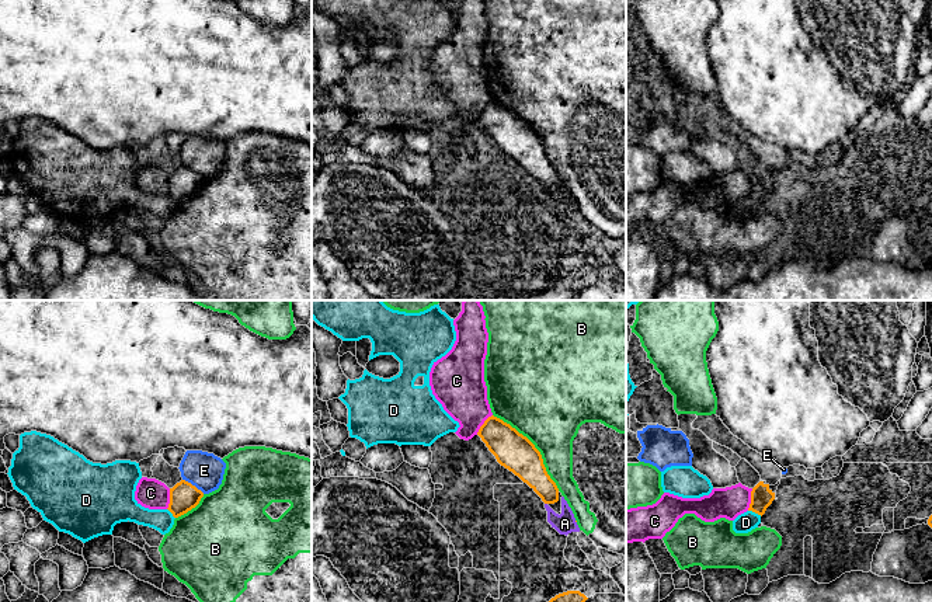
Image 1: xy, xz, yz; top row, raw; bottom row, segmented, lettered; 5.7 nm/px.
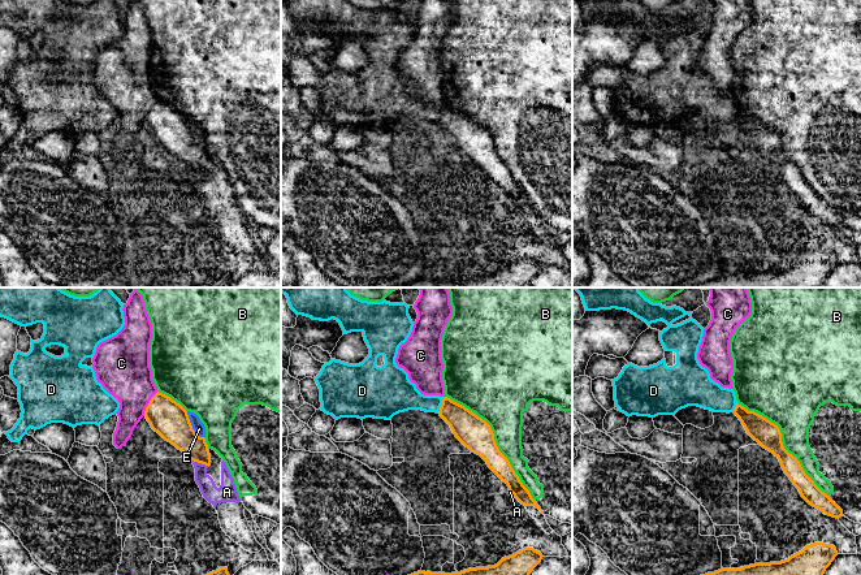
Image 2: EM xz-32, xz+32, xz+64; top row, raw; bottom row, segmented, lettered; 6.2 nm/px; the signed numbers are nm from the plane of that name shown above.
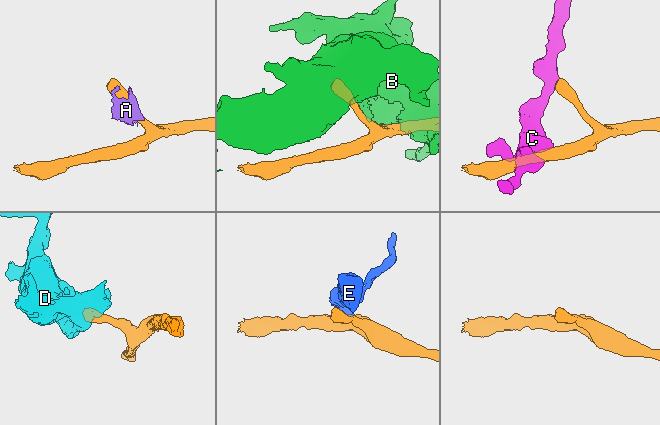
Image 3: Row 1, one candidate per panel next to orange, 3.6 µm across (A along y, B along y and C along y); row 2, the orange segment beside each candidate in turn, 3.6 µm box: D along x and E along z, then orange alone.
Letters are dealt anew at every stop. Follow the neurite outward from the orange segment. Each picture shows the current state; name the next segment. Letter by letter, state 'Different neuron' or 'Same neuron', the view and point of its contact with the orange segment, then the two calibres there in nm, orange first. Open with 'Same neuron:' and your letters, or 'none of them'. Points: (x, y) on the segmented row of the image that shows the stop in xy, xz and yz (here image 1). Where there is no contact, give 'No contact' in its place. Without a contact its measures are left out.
Same neuron: none of them
A: Different neuron. No contact
B: Different neuron. Touches orange at xz (535, 448). Thickness 220 nm (orange) against 420 nm
C: Different neuron. Touches orange at yz (751, 500). Thickness 130 nm (orange) against 180 nm
D: Different neuron. Touches orange at yz (755, 512). Thickness 130 nm (orange) against 110 nm
E: Different neuron. Touches orange at xy (194, 486). Thickness 160 nm (orange) against 200 nm

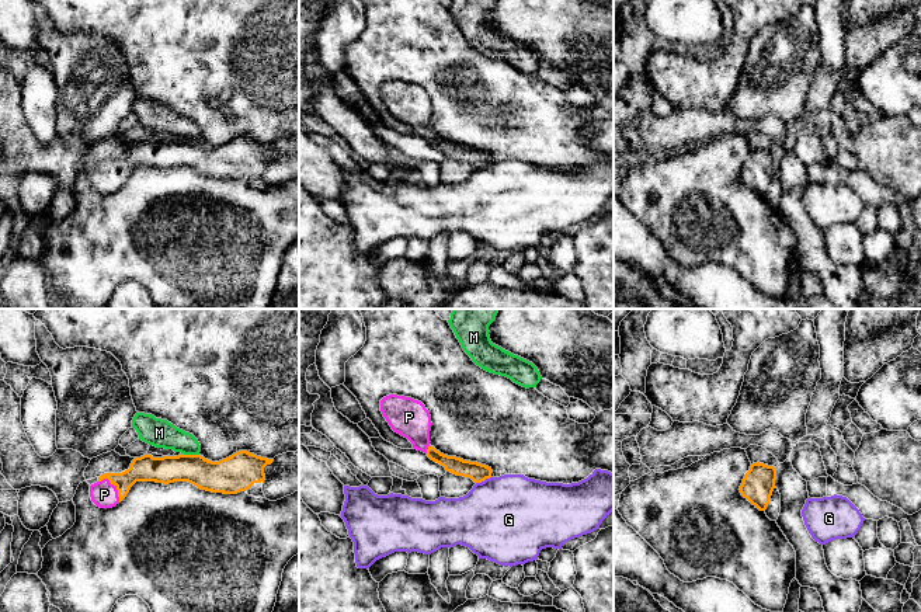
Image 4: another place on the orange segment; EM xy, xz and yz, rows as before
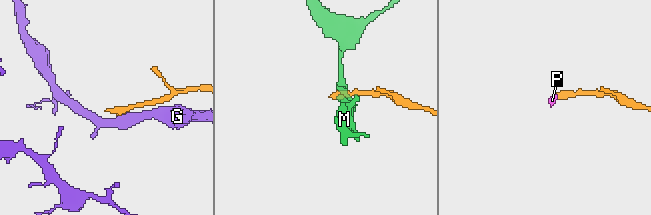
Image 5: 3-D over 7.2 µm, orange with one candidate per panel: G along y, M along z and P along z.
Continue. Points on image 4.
Same neuron: P
G: Different neuron. Touches orange at xz (483, 480). Thickness 110 nm (orange) against 480 nm
M: Different neuron. Touches orange at xy (191, 455). Thickness 200 nm (orange) against 160 nm
P: Same neuron. Touches orange at xy (114, 484). Thickness 150 nm (orange) against 150 nm

